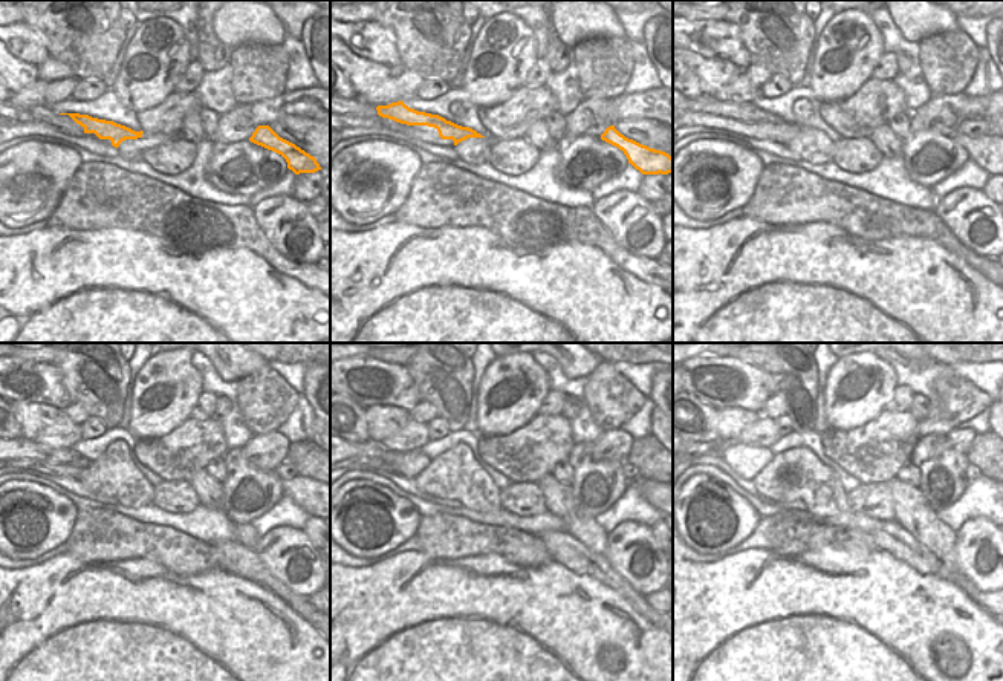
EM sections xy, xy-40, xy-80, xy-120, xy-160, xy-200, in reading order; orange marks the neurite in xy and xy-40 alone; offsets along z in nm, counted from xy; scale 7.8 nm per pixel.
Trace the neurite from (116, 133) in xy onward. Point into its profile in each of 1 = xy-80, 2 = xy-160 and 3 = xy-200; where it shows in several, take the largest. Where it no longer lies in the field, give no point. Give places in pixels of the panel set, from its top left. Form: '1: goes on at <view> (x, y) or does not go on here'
1: goes on at xy-80 (746, 112)
2: goes on at xy-160 (370, 449)
3: goes on at xy-200 (704, 449)

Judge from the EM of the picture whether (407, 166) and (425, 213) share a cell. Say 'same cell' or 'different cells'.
different cells

